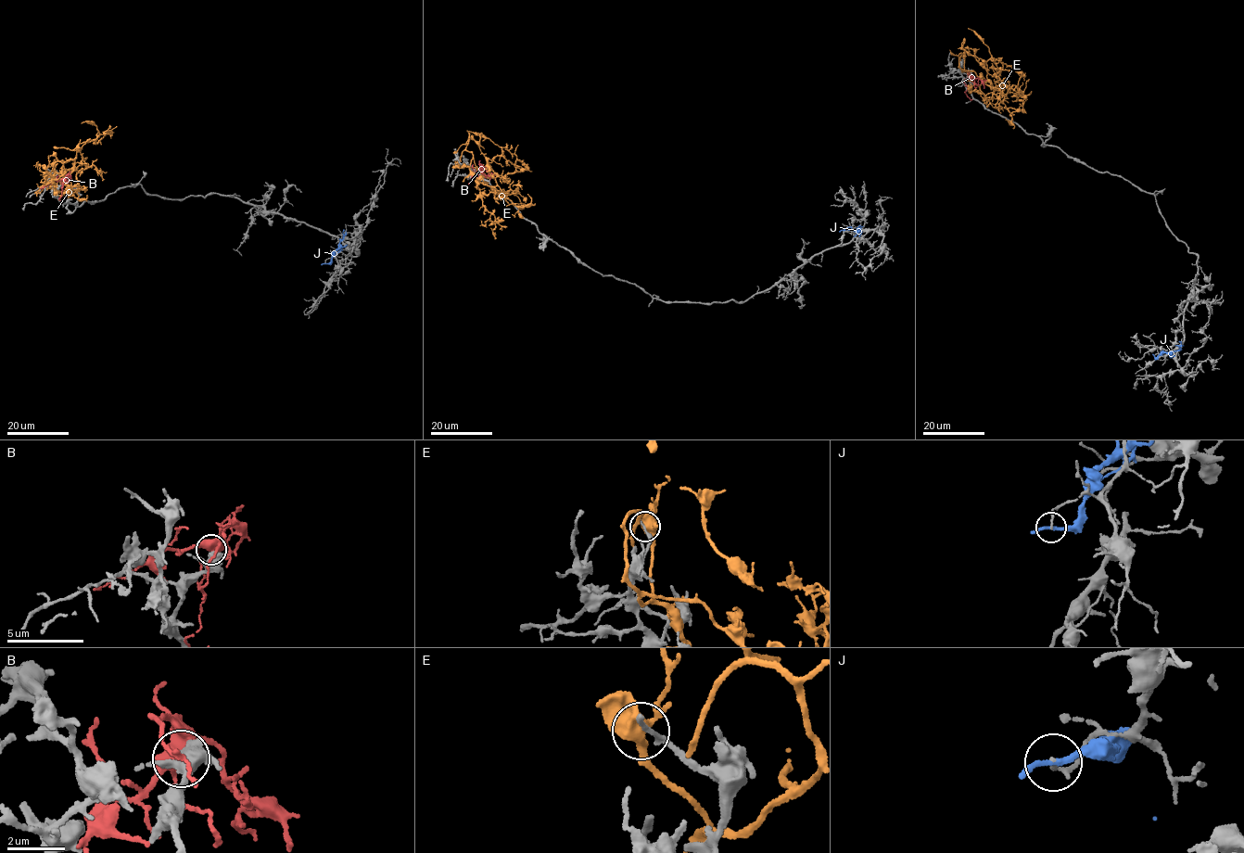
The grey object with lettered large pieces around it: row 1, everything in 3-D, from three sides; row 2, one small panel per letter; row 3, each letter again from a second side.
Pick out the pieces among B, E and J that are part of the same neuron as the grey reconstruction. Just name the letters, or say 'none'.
none

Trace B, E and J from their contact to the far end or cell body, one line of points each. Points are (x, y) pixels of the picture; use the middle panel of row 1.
B: (482, 169), (478, 164), (482, 173), (489, 176), (489, 179)
E: (456, 165), (473, 159), (491, 176), (487, 163), (501, 155), (488, 138), (466, 130)
J: (843, 230), (848, 228), (859, 234), (857, 228)

